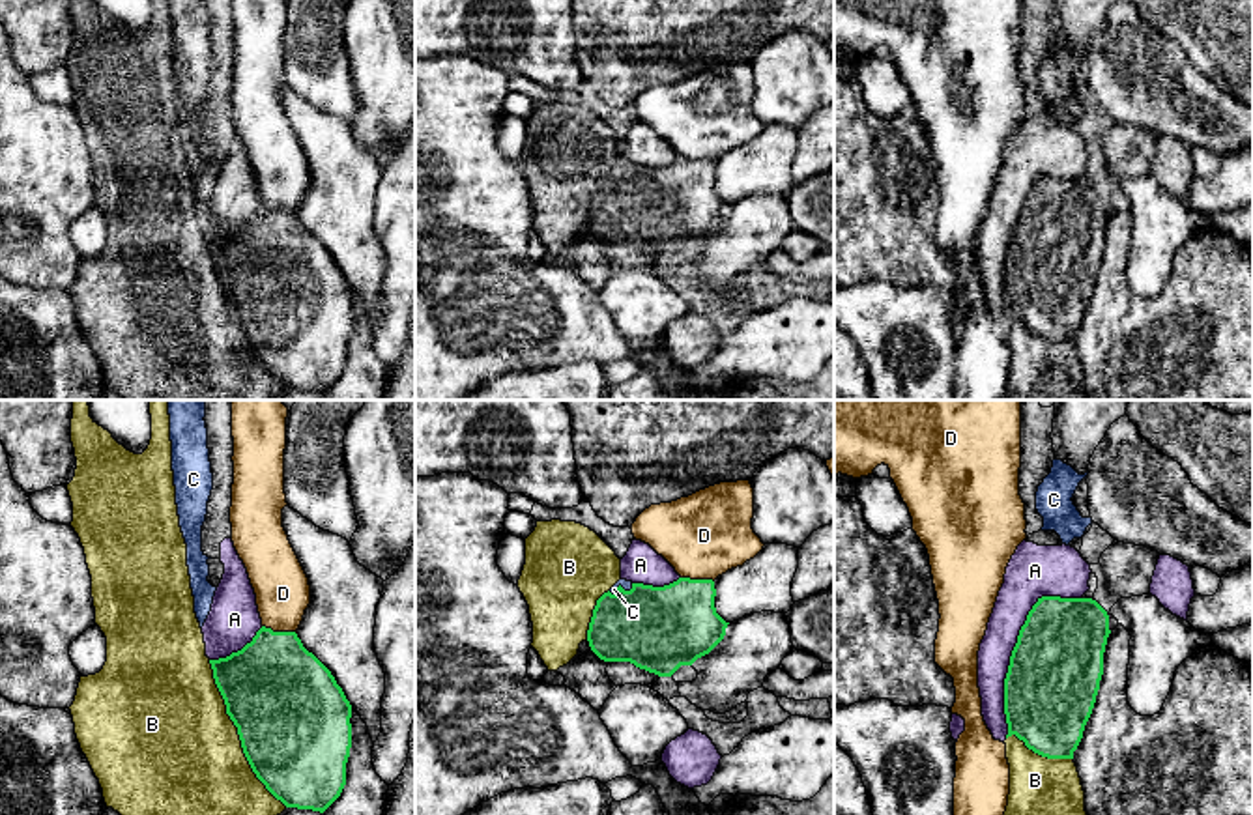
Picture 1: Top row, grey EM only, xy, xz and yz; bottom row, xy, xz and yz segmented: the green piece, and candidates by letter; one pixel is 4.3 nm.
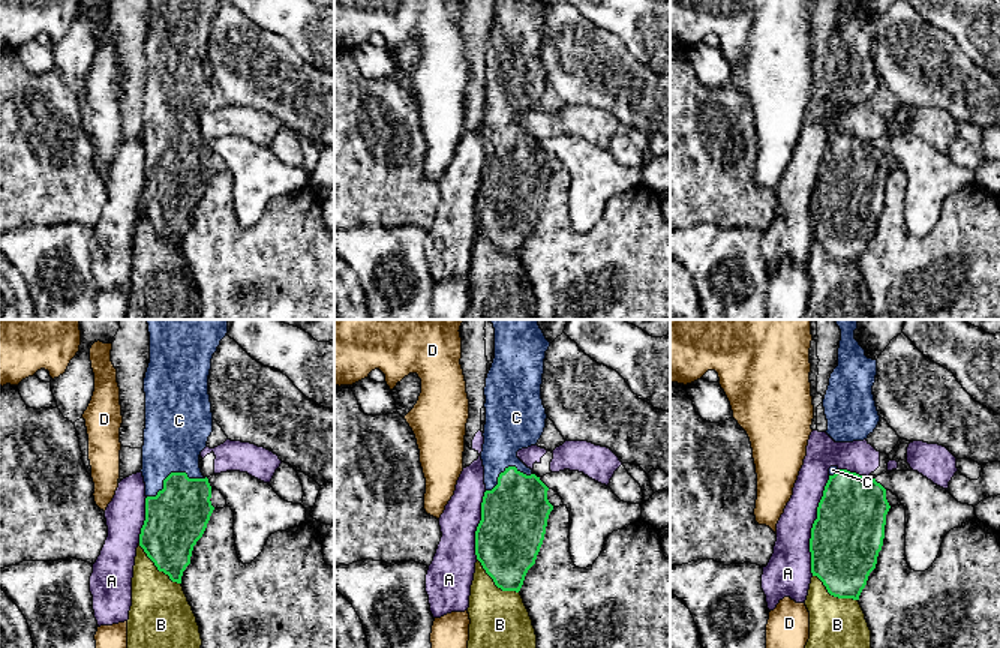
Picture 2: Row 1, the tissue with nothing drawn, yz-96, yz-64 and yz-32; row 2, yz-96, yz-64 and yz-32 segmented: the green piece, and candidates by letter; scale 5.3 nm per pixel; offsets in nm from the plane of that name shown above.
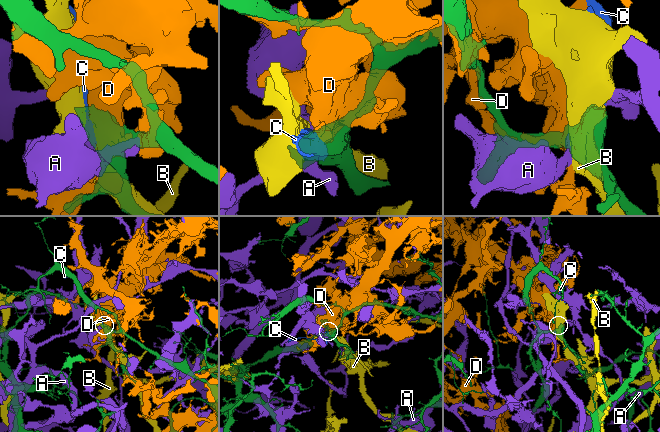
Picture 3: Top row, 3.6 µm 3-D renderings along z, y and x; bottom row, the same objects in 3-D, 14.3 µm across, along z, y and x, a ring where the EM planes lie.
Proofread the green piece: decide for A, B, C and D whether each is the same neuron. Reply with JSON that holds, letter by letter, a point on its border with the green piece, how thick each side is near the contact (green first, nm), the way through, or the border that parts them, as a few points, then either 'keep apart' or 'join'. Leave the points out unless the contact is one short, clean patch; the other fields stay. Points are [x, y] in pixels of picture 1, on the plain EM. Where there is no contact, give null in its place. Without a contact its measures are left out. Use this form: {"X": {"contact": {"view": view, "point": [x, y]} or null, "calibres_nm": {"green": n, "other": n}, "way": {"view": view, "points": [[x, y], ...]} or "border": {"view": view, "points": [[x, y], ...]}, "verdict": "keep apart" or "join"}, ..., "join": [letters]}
{"A": {"contact": {"view": "yz", "point": [1014, 230]}, "calibres_nm": {"green": 400, "other": 160}, "verdict": "keep apart"}, "B": {"contact": {"view": "xy", "point": [238, 314]}, "calibres_nm": {"green": 480, "other": 500}, "verdict": "keep apart"}, "C": {"contact": {"view": "xz", "point": [619, 167]}, "calibres_nm": {"green": 360, "other": 50}, "verdict": "join"}, "D": {"contact": {"view": "xy", "point": [279, 214]}, "calibres_nm": {"green": 440, "other": 240}, "verdict": "keep apart"}, "join": ["C"]}

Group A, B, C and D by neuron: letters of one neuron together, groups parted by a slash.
A / B / C / D

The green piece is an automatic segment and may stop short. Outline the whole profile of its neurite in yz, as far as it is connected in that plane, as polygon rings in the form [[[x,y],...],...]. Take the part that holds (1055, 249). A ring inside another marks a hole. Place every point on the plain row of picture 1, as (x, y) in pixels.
[[[1060,178],[1038,179],[1019,211],[1004,260],[1006,320],[1015,316],[1029,331],[1047,340],[1073,340],[1073,333],[1083,320],[1100,271],[1109,215],[1109,196],[1096,181]]]

